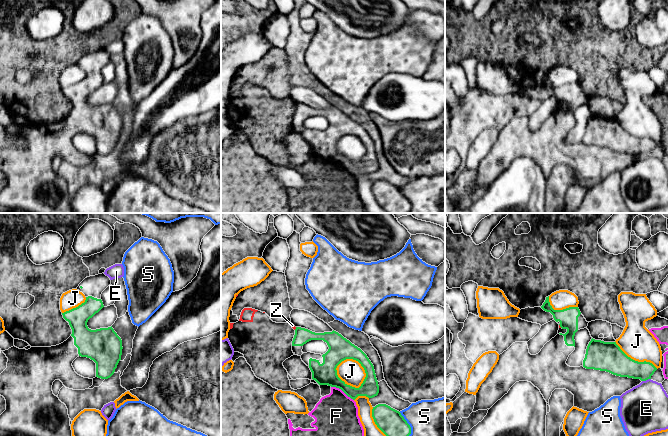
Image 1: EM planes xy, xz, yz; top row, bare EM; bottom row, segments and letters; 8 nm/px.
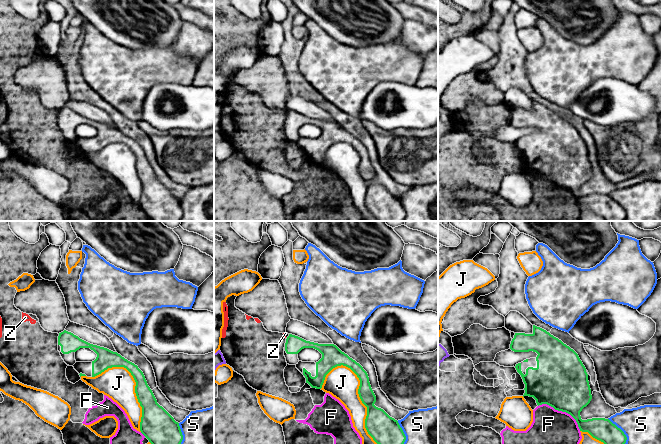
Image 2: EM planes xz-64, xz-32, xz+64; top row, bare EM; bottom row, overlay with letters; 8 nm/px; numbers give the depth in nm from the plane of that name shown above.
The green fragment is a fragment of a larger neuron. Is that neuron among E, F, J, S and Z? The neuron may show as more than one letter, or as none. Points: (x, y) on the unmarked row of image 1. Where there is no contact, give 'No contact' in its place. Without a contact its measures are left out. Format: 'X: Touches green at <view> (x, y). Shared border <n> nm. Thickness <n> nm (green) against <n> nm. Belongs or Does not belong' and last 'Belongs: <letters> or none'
E: Touches green at yz (646, 155). Shared border 80 nm. Thickness 190 nm (green) against 400 nm. Does not belong
F: Touches green at xz (342, 166). Shared border 220 nm. Thickness 180 nm (green) against 360 nm. Does not belong
J: Touches green at xz (364, 145). Shared border 260 nm. Thickness 190 nm (green) against 200 nm. Does not belong
S: Touches green at xz (408, 200). Shared border 220 nm. Thickness 200 nm (green) against 460 nm. Does not belong
Z: Touches green at yz (560, 102). Shared border 40 nm. Thickness 160 nm (green) against 20 nm. Does not belong
Belongs: none

